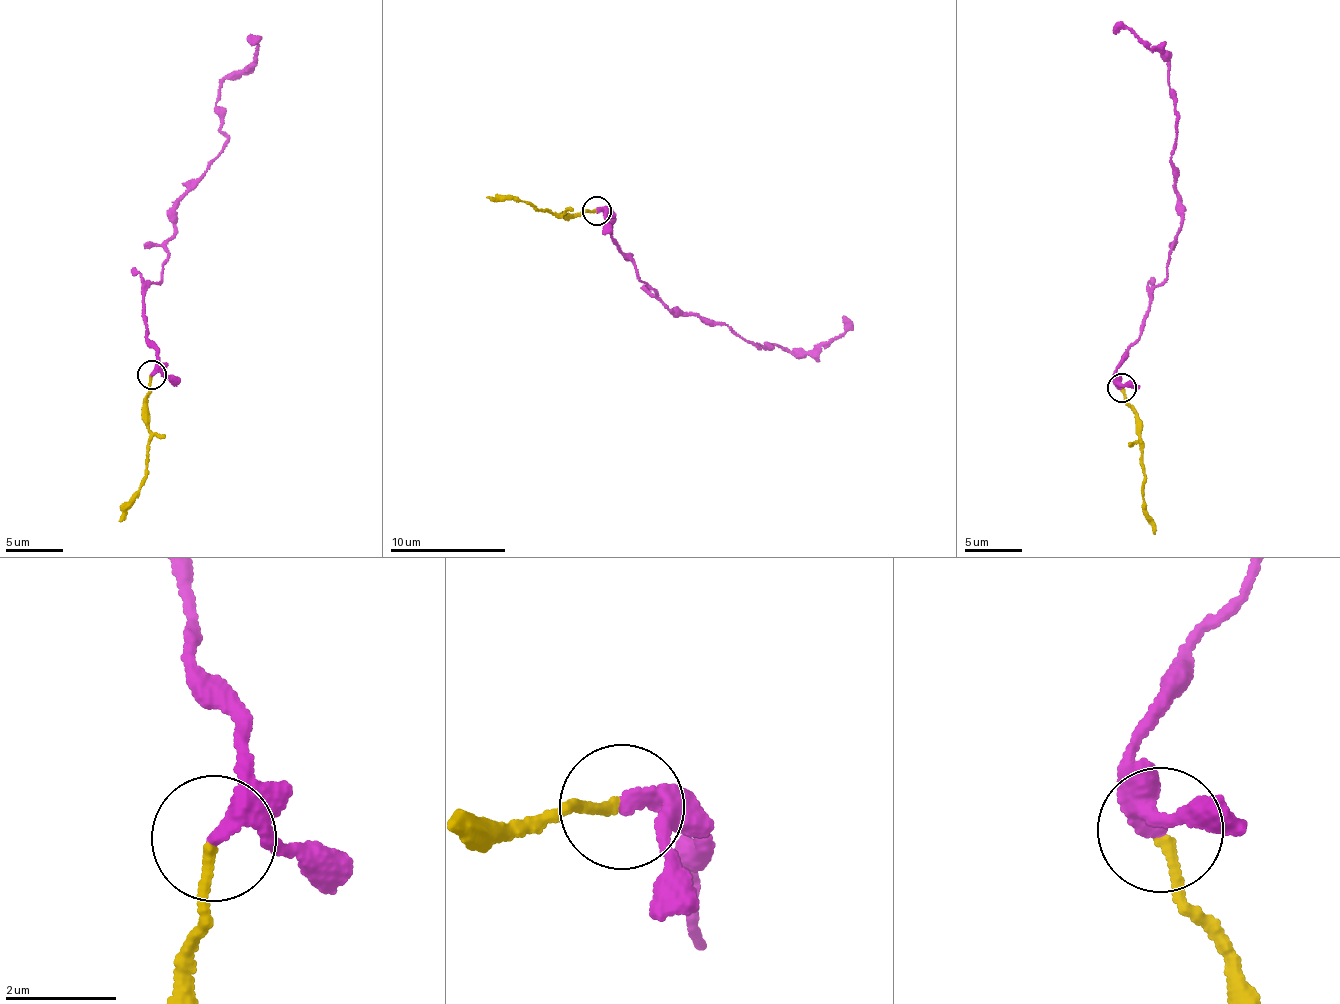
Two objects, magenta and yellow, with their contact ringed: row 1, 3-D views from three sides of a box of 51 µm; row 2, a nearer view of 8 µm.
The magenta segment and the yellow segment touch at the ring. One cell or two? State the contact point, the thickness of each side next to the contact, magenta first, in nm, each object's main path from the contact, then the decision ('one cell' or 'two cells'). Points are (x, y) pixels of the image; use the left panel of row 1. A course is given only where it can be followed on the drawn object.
(151, 374) | 340/180 nm | magenta via (151, 375), (142, 298), (162, 278), (175, 206), (225, 144), (219, 83), (251, 68), (257, 45), (246, 36) | yellow via (151, 375), (147, 404), (147, 476), (119, 520) | one cell

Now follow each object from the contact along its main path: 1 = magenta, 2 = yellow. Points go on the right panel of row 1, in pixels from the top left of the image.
1: (1122, 388), (1116, 367), (1140, 337), (1166, 276), (1182, 198), (1170, 160), (1176, 123), (1168, 59), (1114, 26)
2: (1122, 388), (1138, 414), (1145, 484), (1142, 502), (1154, 533)

